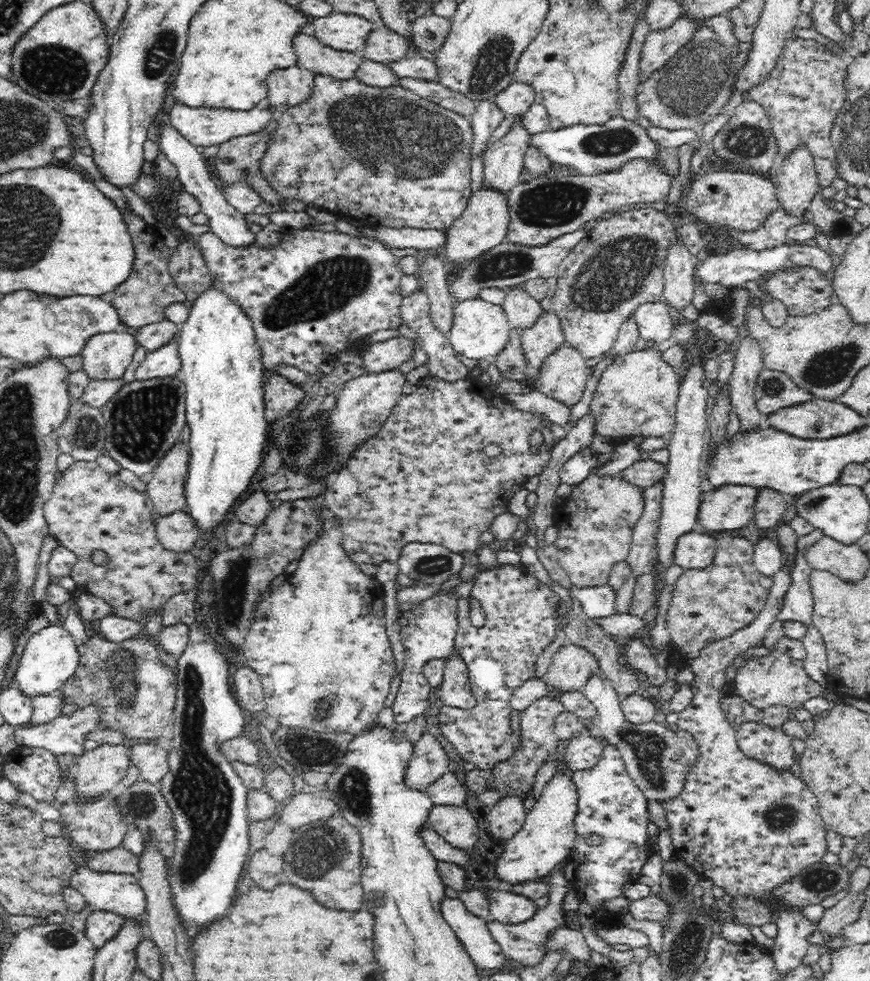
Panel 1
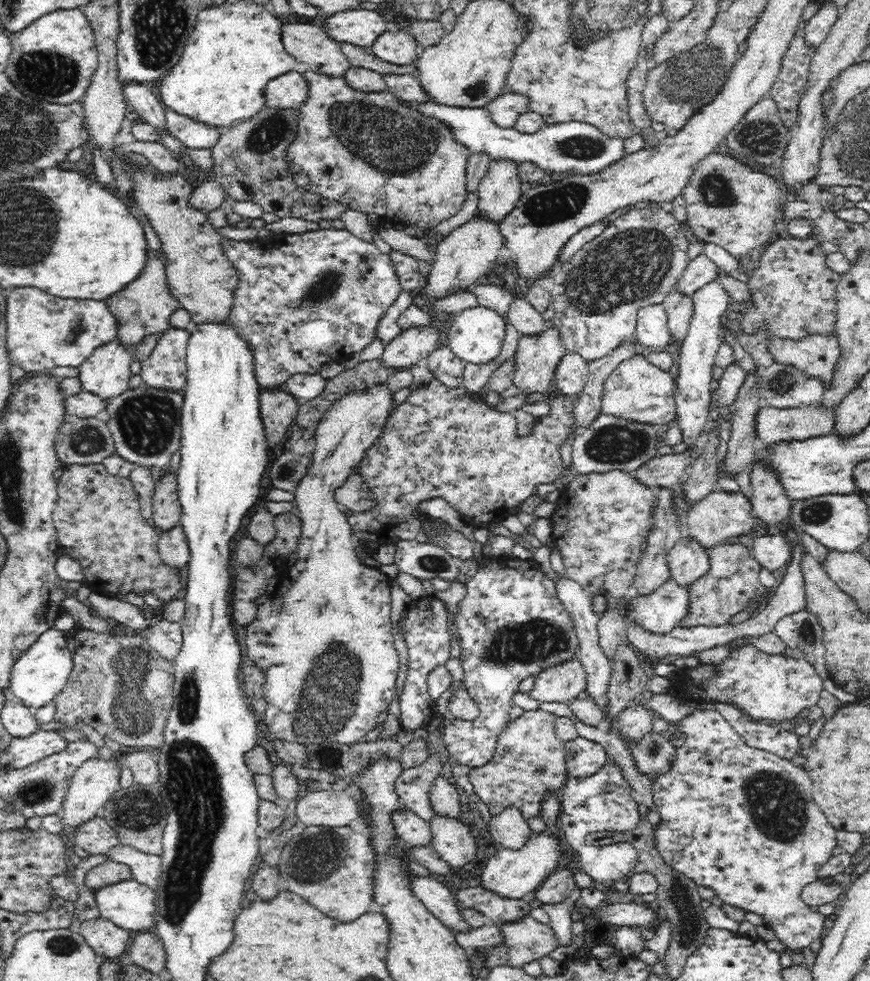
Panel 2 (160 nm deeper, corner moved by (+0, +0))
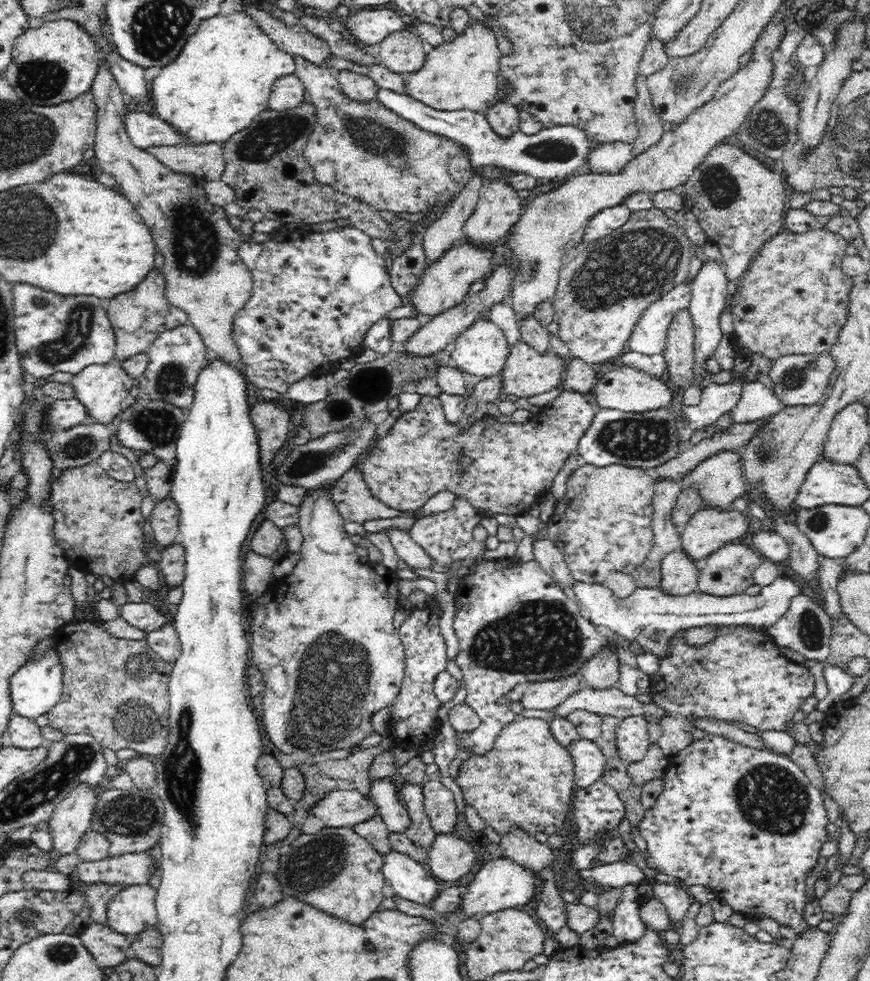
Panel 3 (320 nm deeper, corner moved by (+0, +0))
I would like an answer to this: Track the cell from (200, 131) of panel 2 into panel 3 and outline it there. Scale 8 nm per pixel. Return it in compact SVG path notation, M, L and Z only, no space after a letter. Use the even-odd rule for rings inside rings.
M142 110L126 114L124 123L132 144L138 148L185 144L183 134L175 130L171 124Z

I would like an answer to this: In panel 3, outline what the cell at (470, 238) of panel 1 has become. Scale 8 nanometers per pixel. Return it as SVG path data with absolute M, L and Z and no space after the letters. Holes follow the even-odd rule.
M464 239L426 267L412 297L408 297L418 313L416 318L422 318L424 322L460 304L468 296L470 285L478 280L484 280L492 272L492 258L495 254L493 249L474 247L470 241Z

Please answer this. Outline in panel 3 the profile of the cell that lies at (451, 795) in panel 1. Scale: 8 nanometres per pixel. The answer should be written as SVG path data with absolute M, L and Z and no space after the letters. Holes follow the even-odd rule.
M427 781L424 790L424 810L436 834L452 833L458 814L454 794L440 781Z

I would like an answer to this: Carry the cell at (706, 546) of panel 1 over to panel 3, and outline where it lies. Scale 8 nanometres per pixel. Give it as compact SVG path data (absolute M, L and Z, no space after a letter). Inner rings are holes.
M676 549L662 559L659 587L666 594L684 596L695 592L698 579L698 562L692 560L683 549Z

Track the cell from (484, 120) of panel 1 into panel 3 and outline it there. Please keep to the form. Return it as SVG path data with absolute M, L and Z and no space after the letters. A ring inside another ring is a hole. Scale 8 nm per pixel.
M475 168L472 178L450 202L450 206L442 211L442 216L422 232L422 247L428 264L465 239L463 227L476 209L482 186L483 176L479 168Z

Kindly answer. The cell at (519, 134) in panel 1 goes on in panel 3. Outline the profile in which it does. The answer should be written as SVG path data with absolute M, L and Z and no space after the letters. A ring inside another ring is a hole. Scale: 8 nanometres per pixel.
M488 179L479 191L479 200L474 213L468 218L463 227L466 240L470 241L474 247L493 247L497 240L508 234L510 226L519 220L522 214L524 200L518 196L518 191L508 184L504 179Z

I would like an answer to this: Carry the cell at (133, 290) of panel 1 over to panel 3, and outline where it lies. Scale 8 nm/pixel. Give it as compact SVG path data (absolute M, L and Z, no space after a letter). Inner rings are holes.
M152 270L144 282L140 282L132 292L118 294L112 300L102 302L108 312L108 318L115 331L115 356L114 360L124 360L134 354L146 353L149 346L159 337L161 332L171 330L172 327L185 325L188 316L175 307L165 297L165 278L158 270Z

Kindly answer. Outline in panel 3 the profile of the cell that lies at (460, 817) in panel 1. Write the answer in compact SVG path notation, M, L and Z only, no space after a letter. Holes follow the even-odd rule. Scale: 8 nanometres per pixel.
M452 833L436 834L428 853L426 862L430 866L429 873L443 886L450 885L468 874L476 860L472 847Z

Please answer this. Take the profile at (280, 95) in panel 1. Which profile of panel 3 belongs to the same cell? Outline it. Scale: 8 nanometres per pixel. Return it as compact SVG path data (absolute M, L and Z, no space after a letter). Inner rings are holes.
M293 73L278 78L272 84L268 106L272 110L286 110L296 108L302 101L306 100L305 86L302 81Z

